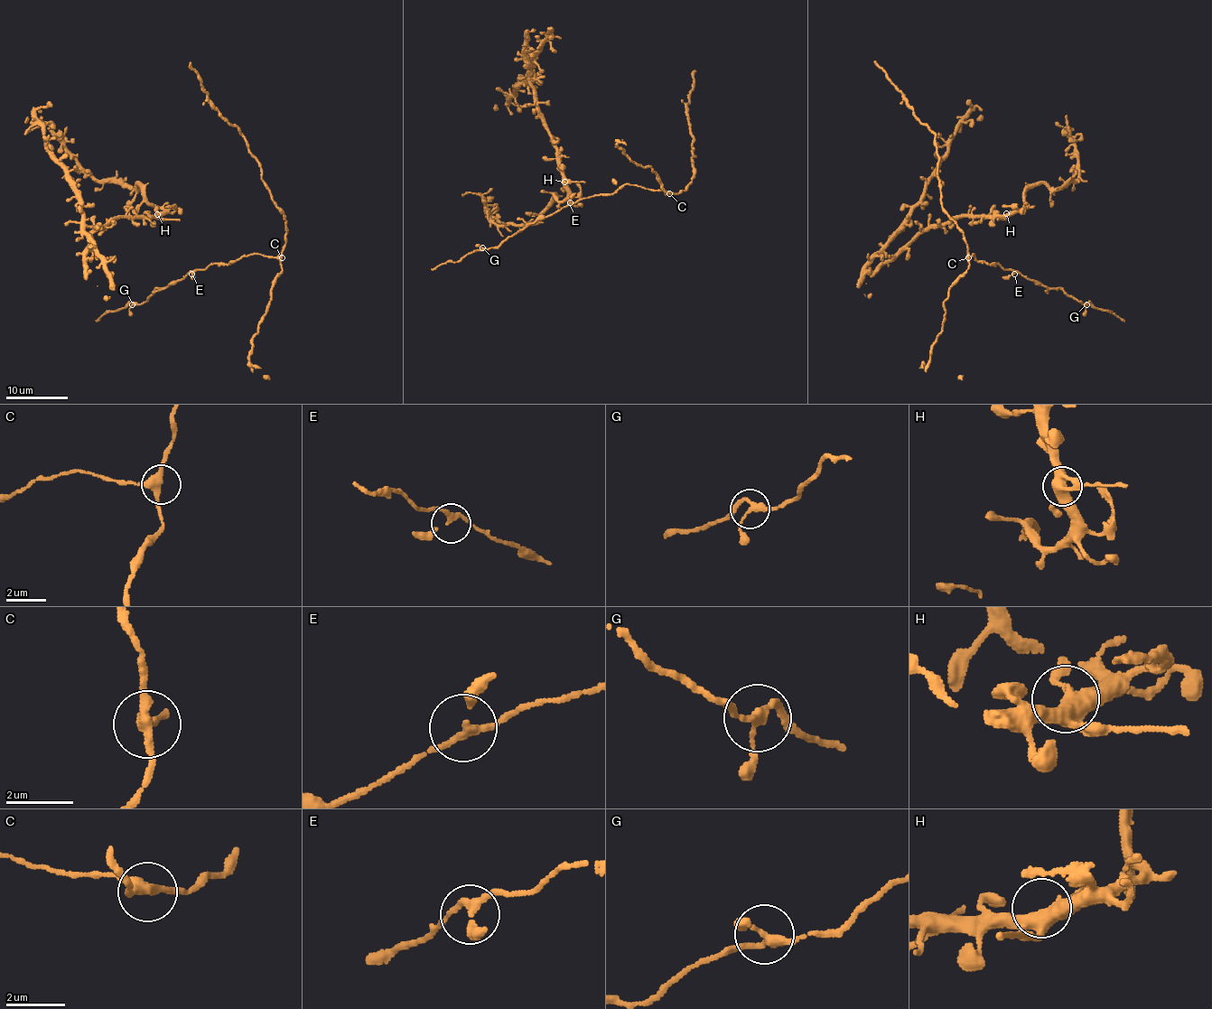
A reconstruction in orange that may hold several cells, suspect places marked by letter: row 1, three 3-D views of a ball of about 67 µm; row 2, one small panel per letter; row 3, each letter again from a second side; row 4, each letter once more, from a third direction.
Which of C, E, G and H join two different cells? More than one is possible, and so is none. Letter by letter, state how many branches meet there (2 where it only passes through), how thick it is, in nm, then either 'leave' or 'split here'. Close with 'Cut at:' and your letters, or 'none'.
C: 3 branches meet; 280 nm thick; leave
E: 3 branches meet; 190 nm thick; leave
G: 3 branches meet; 240 nm thick; leave
H: 4 branches meet; 440 nm thick; leave
Cut at: none

